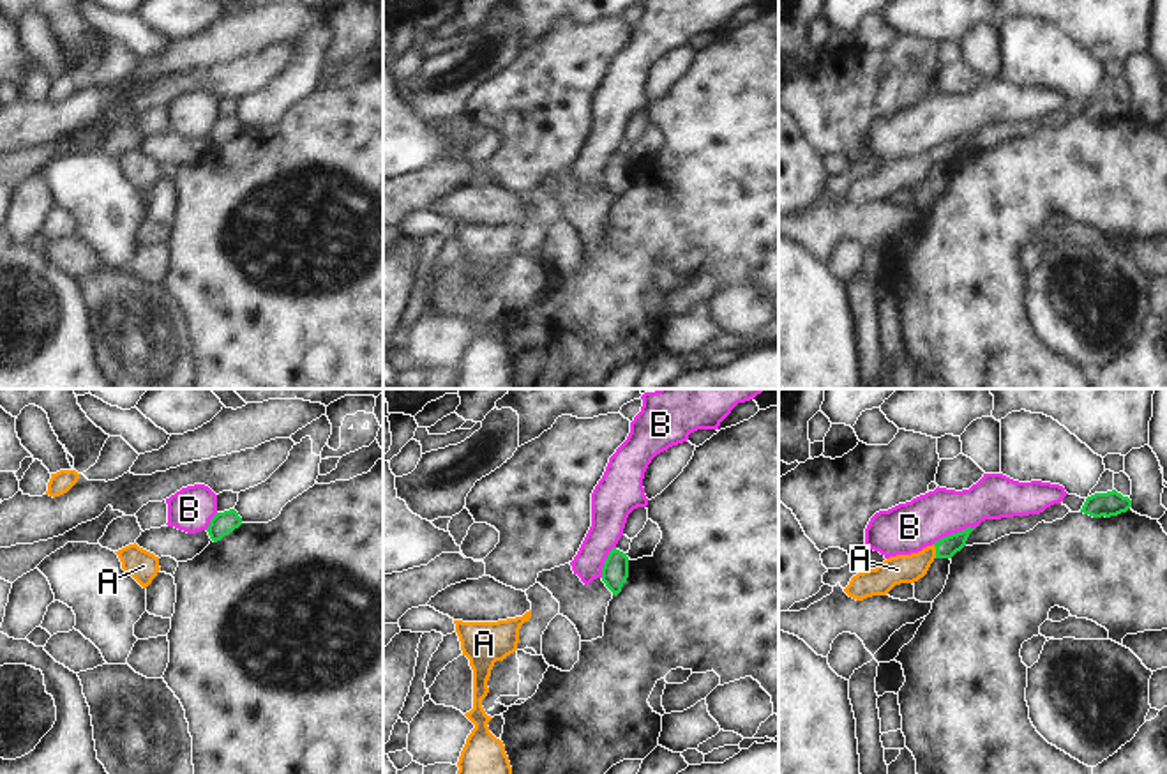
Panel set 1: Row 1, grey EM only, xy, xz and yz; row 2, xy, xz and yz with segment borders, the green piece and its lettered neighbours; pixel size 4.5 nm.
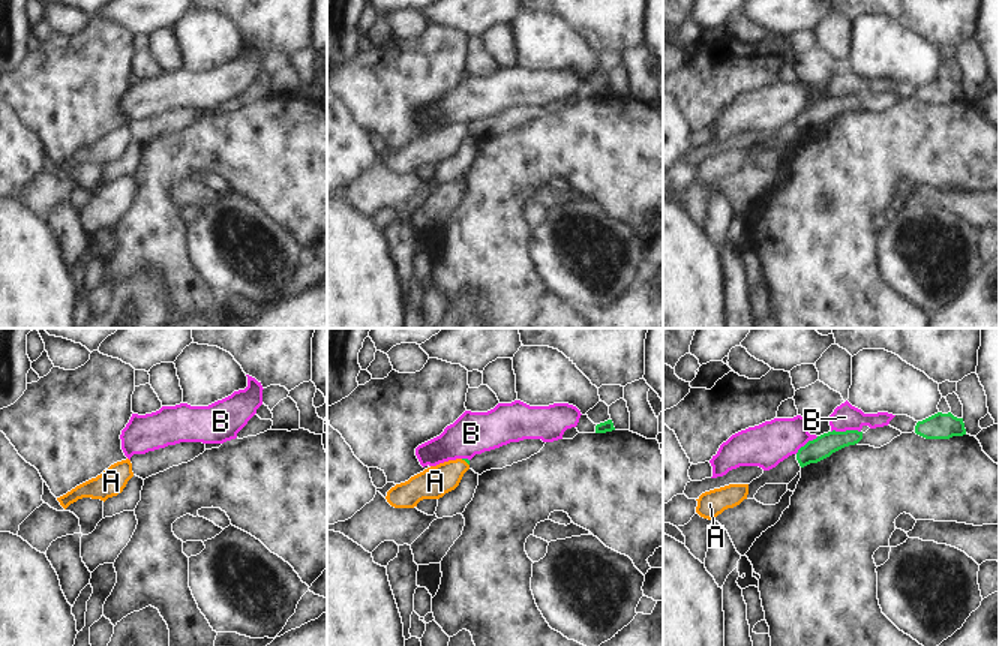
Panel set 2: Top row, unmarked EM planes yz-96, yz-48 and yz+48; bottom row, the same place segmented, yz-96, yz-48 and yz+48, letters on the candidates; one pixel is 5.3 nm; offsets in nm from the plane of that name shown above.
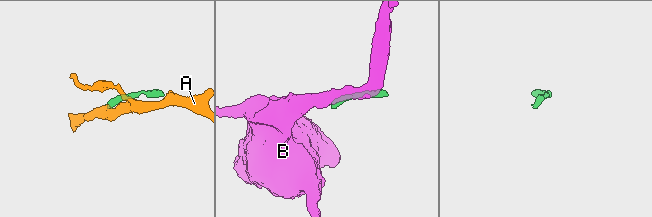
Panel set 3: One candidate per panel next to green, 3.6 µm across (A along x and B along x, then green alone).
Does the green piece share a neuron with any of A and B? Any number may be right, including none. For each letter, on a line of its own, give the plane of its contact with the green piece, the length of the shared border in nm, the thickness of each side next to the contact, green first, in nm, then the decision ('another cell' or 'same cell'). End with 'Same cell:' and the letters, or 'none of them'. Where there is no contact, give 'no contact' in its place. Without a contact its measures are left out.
A: yz | 70 nm | 100/130 nm | same cell
B: yz | 200 nm | 100/220 nm | another cell
Same cell: A

